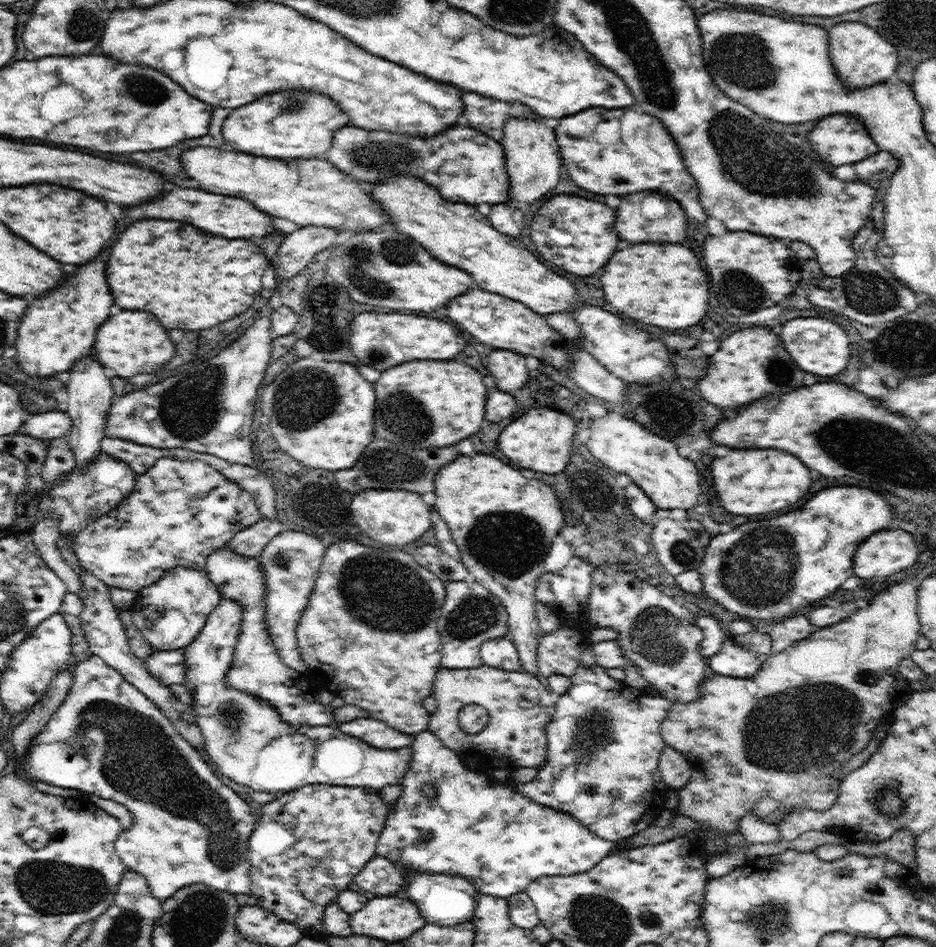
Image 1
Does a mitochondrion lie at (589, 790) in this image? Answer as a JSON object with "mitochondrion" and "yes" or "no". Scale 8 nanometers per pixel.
{"mitochondrion":"yes"}

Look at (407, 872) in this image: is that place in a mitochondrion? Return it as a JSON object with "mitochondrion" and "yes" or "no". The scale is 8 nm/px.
{"mitochondrion":"no"}

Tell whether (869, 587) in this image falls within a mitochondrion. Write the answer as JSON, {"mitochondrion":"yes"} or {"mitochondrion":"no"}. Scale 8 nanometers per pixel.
{"mitochondrion":"no"}

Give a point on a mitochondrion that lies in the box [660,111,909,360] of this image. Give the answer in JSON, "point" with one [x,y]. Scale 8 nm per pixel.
{"point":[871,293]}

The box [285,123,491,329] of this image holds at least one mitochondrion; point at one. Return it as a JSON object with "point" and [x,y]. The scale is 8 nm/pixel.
{"point":[359,262]}

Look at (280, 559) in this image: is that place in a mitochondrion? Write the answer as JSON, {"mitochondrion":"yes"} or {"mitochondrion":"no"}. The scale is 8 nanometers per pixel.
{"mitochondrion":"yes"}

